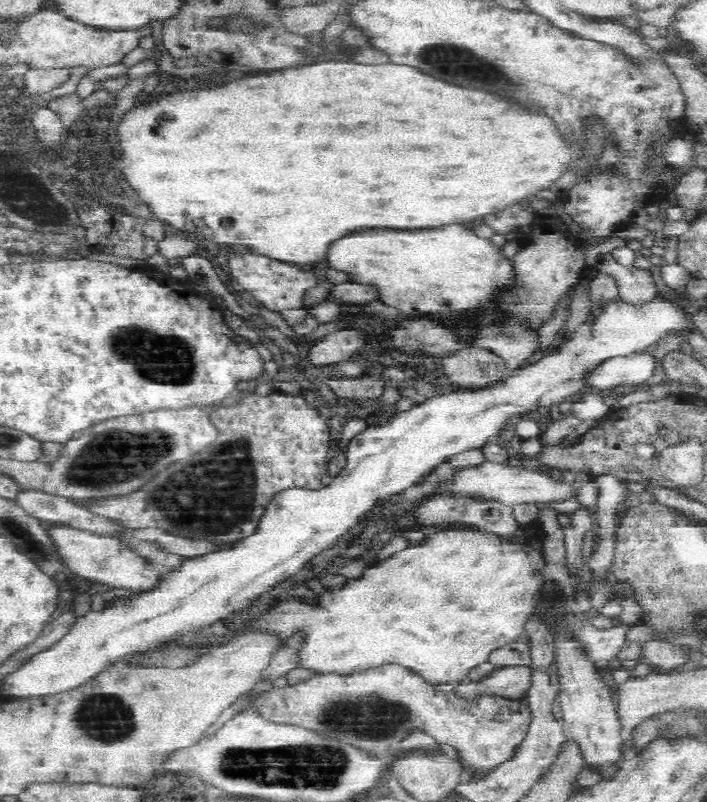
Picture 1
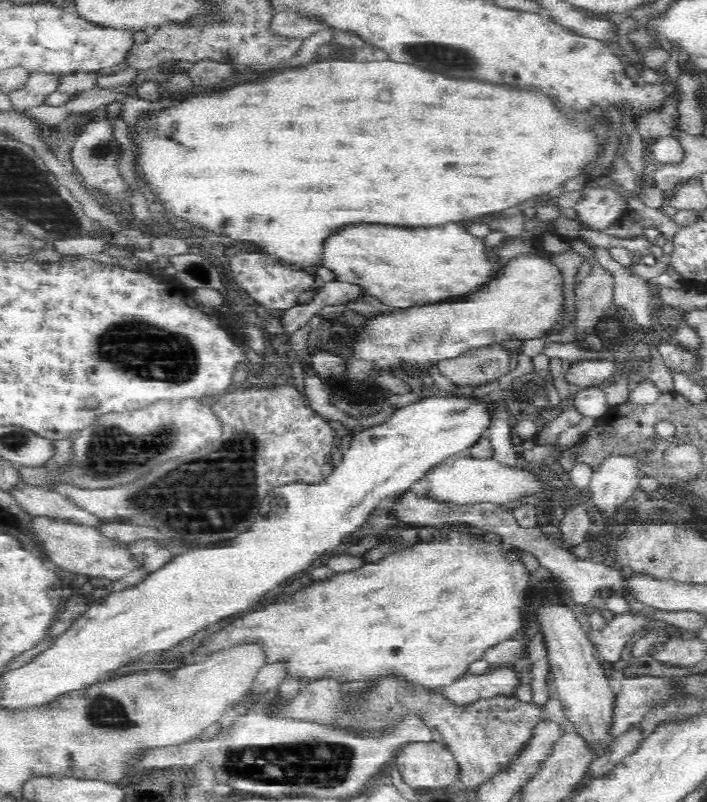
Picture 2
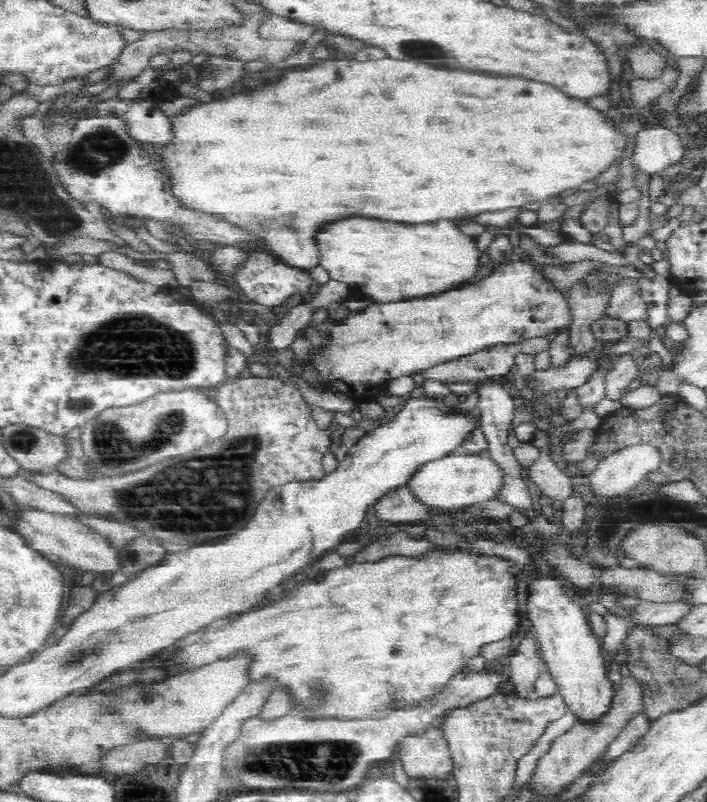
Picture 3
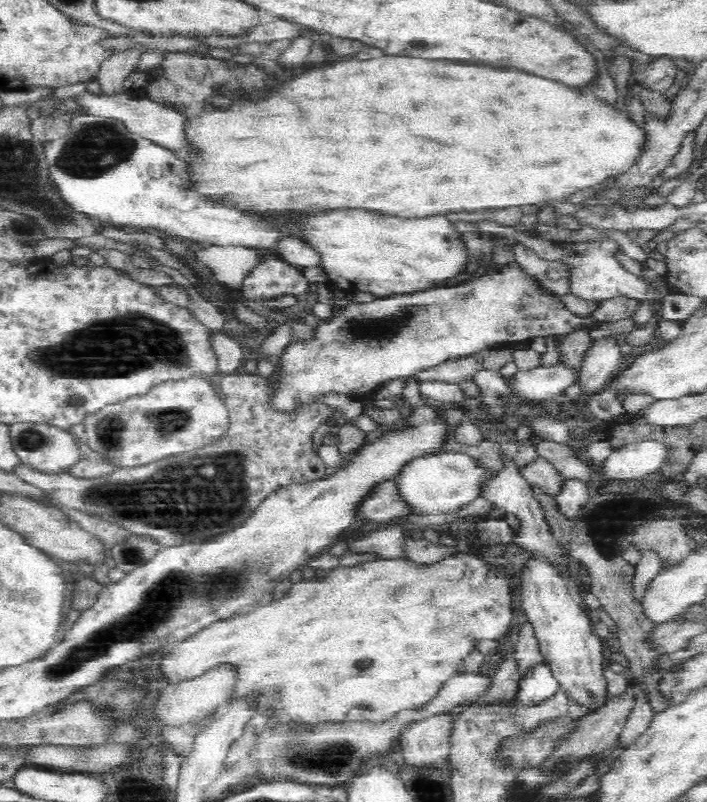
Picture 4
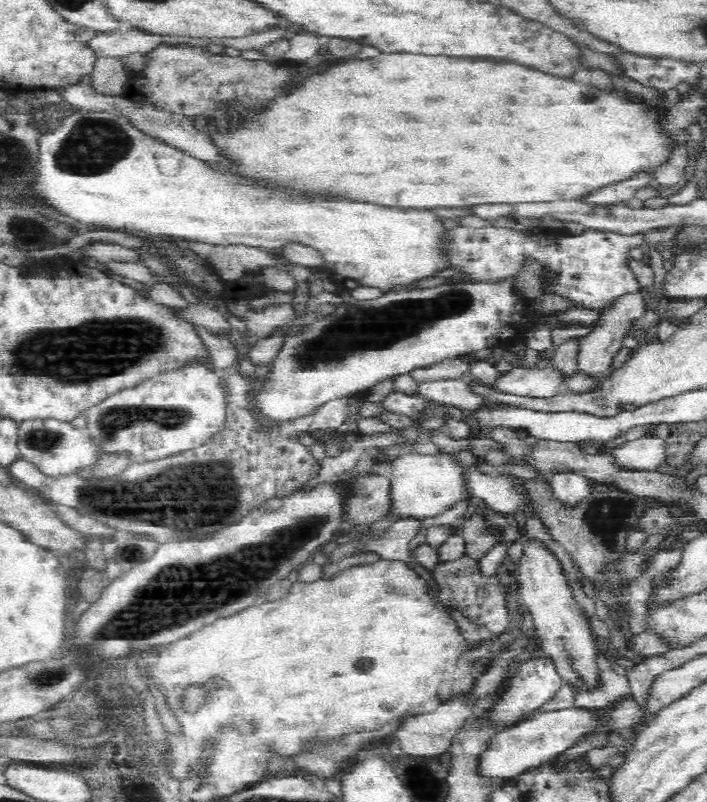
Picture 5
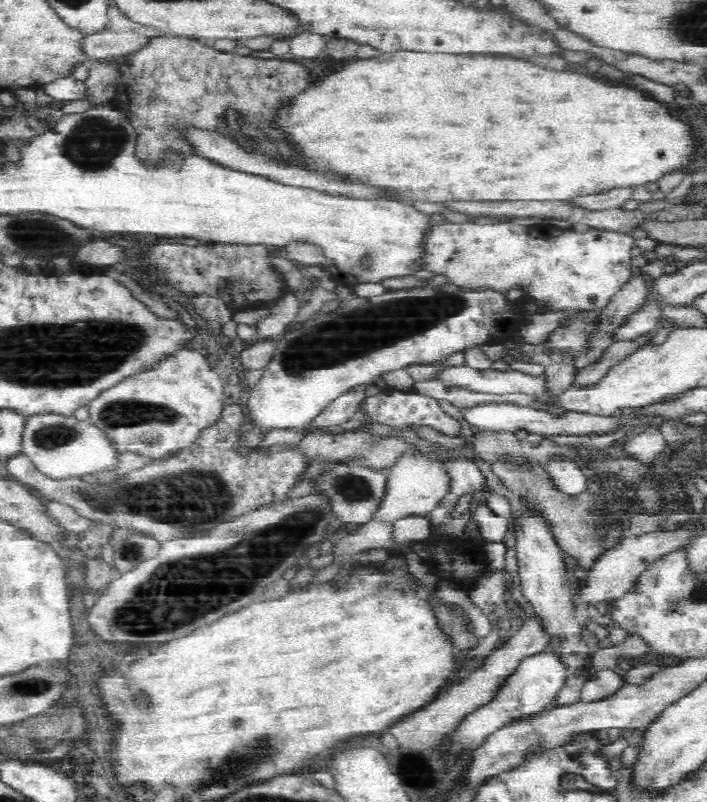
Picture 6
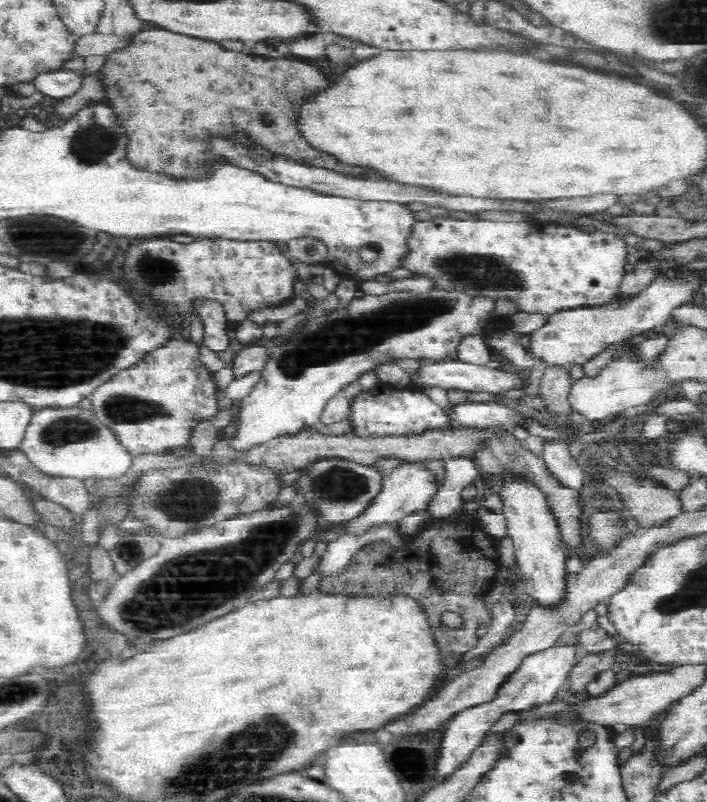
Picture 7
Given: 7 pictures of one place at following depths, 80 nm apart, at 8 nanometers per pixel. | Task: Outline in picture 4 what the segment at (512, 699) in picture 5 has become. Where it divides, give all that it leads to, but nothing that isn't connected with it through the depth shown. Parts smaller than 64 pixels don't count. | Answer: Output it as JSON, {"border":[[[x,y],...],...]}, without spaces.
{"border":[[[546,665],[538,666],[532,670],[532,674],[528,674],[526,682],[519,683],[519,691],[515,700],[532,705],[554,696],[558,691],[560,691],[560,687],[553,678],[550,668]]]}

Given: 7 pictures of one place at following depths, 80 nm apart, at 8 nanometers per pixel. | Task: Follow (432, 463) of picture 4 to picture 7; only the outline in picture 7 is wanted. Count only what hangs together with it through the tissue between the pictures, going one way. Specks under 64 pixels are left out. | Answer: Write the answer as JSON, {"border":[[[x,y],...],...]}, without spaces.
{"border":[[[402,461],[390,474],[385,475],[384,484],[376,500],[370,505],[366,514],[359,519],[351,520],[345,524],[346,532],[350,534],[360,534],[366,528],[374,524],[398,522],[401,518],[409,514],[426,511],[433,501],[435,494],[441,489],[442,480],[437,474],[425,466],[424,461],[408,462]]]}

